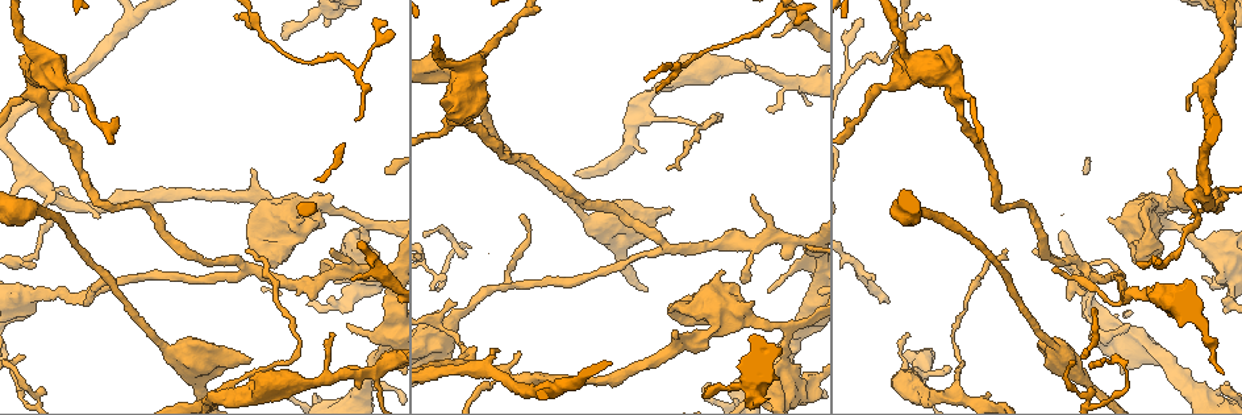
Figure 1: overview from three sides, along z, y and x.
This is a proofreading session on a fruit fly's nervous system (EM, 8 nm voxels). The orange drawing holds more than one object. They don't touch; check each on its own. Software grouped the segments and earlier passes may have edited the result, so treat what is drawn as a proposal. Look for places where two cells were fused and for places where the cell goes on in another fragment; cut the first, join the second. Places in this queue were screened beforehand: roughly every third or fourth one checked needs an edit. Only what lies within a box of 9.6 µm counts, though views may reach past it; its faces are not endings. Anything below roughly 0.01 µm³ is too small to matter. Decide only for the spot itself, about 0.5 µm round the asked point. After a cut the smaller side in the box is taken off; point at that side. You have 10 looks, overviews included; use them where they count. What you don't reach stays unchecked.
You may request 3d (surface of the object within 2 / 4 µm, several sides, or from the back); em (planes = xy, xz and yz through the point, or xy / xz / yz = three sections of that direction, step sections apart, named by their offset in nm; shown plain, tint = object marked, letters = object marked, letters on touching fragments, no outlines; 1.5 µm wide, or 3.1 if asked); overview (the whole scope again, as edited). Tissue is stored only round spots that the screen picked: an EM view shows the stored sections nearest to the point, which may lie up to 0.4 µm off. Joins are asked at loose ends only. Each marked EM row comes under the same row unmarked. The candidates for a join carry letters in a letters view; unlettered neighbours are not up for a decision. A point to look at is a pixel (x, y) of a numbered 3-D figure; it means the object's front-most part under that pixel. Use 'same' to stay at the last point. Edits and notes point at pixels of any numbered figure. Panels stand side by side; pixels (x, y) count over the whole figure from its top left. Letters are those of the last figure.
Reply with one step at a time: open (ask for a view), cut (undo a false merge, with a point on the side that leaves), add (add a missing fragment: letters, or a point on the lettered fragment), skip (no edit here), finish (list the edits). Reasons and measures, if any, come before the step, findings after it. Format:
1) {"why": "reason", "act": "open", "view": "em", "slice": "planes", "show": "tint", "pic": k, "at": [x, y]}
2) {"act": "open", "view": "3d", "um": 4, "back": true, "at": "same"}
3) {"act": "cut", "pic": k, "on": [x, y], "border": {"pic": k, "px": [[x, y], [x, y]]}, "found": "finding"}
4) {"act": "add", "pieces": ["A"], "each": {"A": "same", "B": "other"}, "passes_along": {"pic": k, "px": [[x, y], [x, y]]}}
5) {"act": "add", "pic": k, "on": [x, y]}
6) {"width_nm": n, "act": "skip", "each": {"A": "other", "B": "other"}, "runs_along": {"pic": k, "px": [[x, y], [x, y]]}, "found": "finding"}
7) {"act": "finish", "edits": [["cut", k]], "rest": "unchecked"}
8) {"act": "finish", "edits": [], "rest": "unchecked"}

{"act": "open", "view": "3d", "um": 4, "pic": 1, "at": [767, 290]}

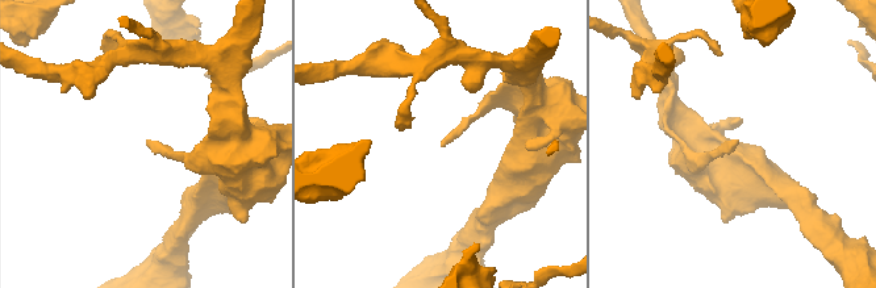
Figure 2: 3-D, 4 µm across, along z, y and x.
{"why": "shape alone is not enough", "act": "open", "view": "em", "slice": "planes", "show": "letters", "pic": 2, "at": [147, 139]}

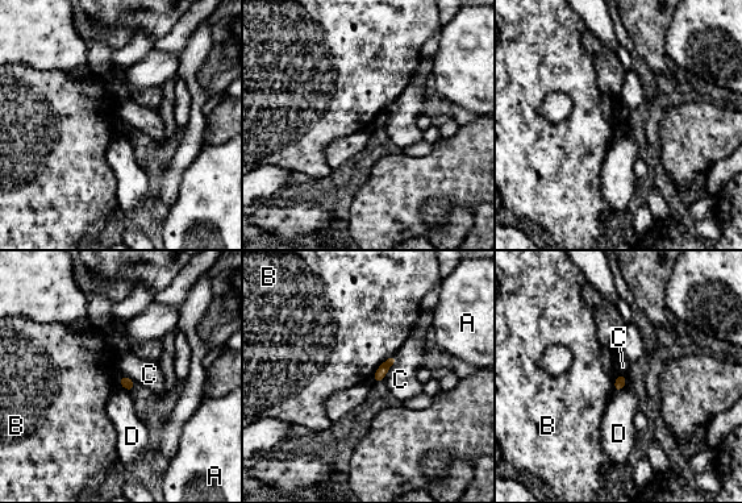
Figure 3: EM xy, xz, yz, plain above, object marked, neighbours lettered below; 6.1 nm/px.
{"act": "skip", "each": {"A": "other", "B": "other", "C": "other", "D": "other"}, "border": {"pic": 3, "px": [[394, 354], [396, 361], [382, 382]]}, "found": "none of them fits"}

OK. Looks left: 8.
{"why": "three arms meet", "act": "open", "view": "em", "slice": "planes", "show": "letters", "pic": 1, "at": [85, 293]}

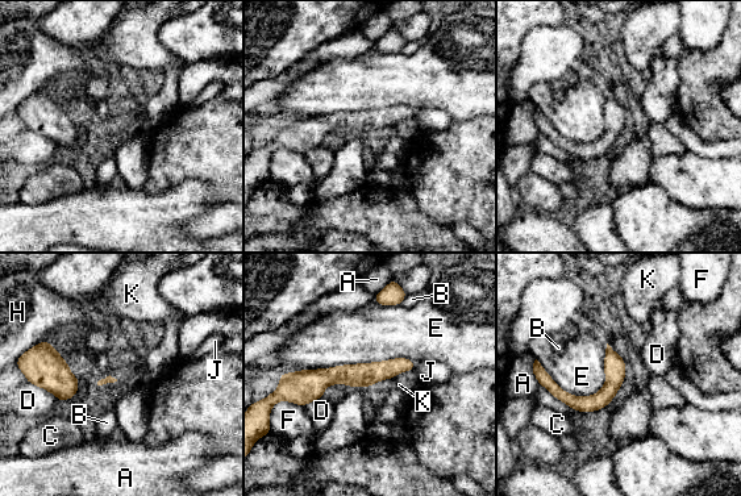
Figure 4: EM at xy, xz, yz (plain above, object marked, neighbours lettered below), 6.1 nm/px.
{"width_nm": 50, "act": "skip", "each": {"A": "other", "B": "other", "C": "other", "D": "other", "E": "other", "F": "other", "H": "other", "J": "other", "K": "other"}, "border": {"pic": 4, "px": [[412, 359], [342, 363], [279, 375]]}, "found": "continuous, no second cell"}

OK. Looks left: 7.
{"why": "stops while still wide", "act": "open", "view": "em", "slice": "planes", "show": "letters", "pic": 1, "at": [252, 360]}

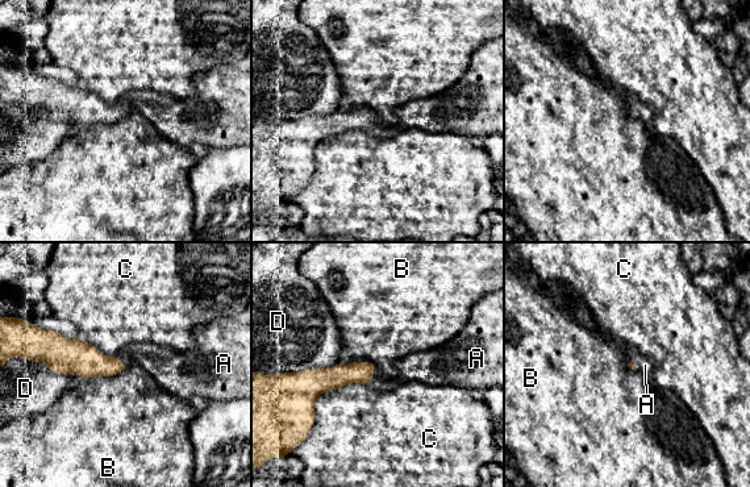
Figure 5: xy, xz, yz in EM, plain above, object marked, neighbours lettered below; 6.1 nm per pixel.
{"act": "add", "pieces": ["A"], "each": {"A": "same", "B": "other", "C": "other", "D": "other"}, "found": "the cell continues"}

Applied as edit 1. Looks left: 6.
{"act": "open", "view": "3d", "um": 2, "pic": 1, "at": [1225, 235]}

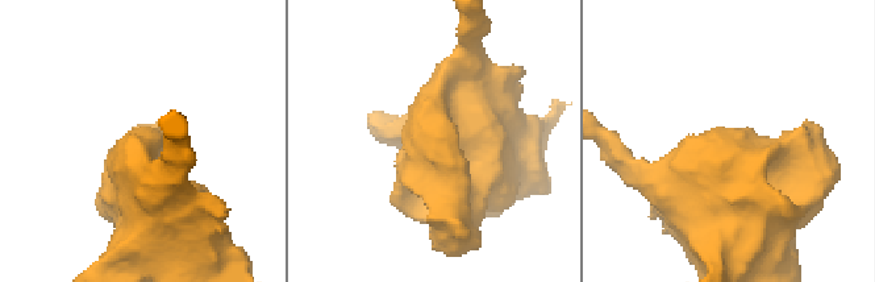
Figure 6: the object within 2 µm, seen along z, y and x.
{"act": "open", "view": "em", "slice": "planes", "show": "letters", "pic": 6, "at": [412, 145]}

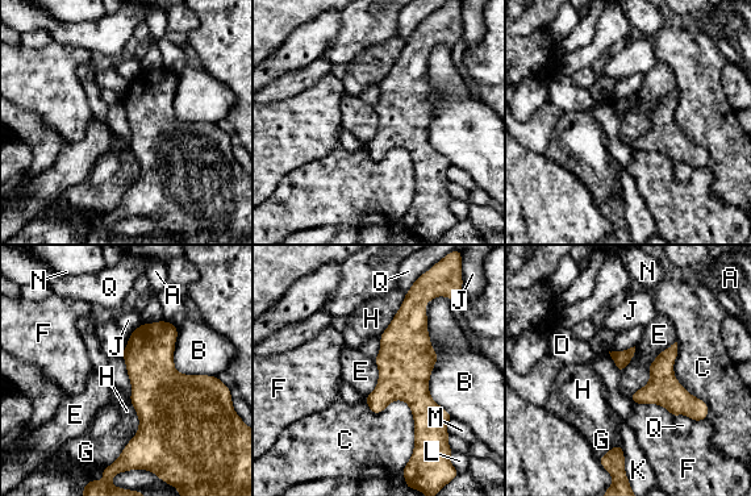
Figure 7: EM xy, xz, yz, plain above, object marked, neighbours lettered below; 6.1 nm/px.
{"longest_contact_nm": ["B", 650], "act": "skip", "each": {"A": "other", "B": "other", "C": "other", "D": "other", "E": "other", "F": "other", "G": "other", "H": "other", "J": "other", "K": "other", "L": "other", "M": "other", "N": "other", "Q": "other"}, "found": "none of them fits"}

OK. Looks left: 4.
{"act": "finish", "edits": [["add", 5]], "rest": "unchecked"}

